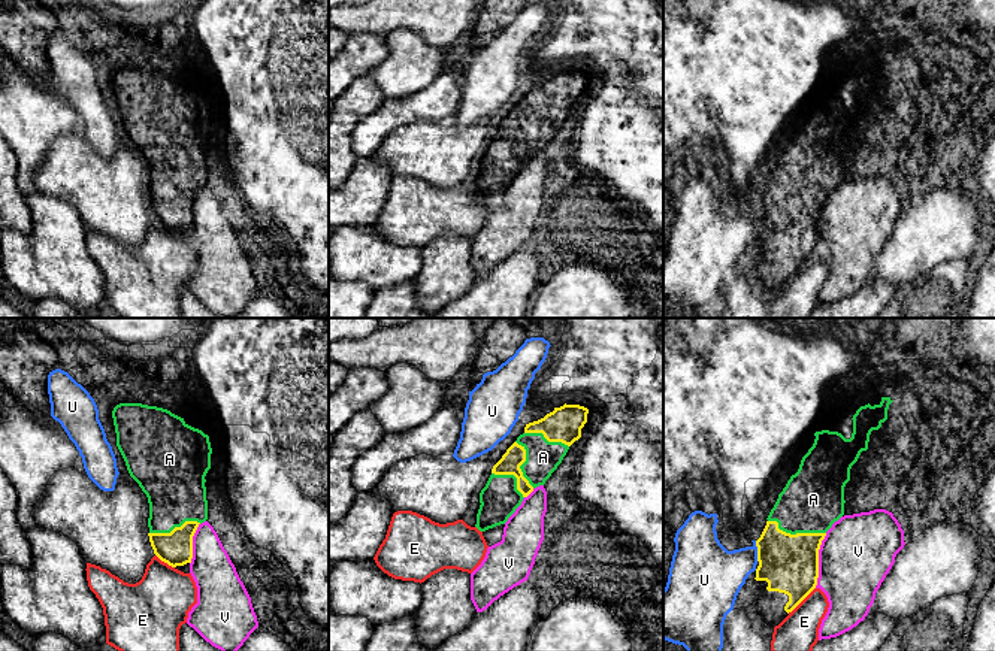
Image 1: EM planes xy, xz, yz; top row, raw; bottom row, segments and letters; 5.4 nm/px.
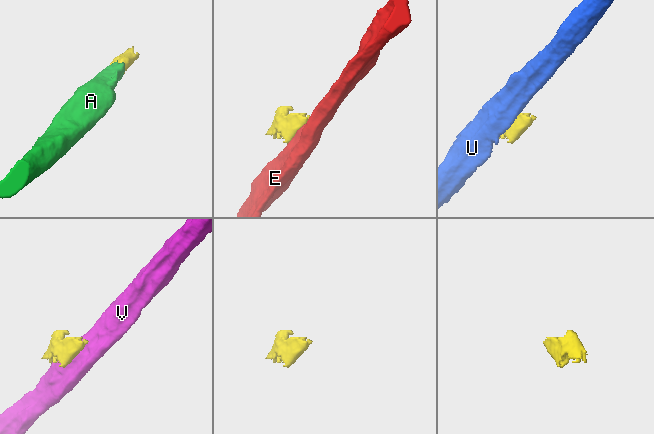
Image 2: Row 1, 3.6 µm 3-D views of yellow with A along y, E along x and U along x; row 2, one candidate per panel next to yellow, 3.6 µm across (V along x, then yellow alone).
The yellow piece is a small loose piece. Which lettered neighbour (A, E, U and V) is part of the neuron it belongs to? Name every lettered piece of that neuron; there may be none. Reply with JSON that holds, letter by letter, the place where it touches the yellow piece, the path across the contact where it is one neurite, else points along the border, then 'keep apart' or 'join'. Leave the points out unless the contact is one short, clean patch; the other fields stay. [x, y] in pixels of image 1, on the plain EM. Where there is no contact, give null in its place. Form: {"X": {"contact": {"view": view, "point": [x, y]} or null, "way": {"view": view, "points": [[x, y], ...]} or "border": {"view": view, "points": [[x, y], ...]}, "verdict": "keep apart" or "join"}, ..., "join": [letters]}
{"A": {"contact": {"view": "yz", "point": [797, 199]}, "verdict": "join"}, "E": {"contact": {"view": "yz", "point": [801, 266]}, "border": {"view": "yz", "points": [[814, 253], [788, 278]]}, "verdict": "keep apart"}, "U": {"contact": {"view": "yz", "point": [758, 217]}, "border": {"view": "yz", "points": [[755, 206], [758, 226]]}, "verdict": "keep apart"}, "V": {"contact": {"view": "yz", "point": [817, 226]}, "verdict": "keep apart"}, "join": ["A"]}

